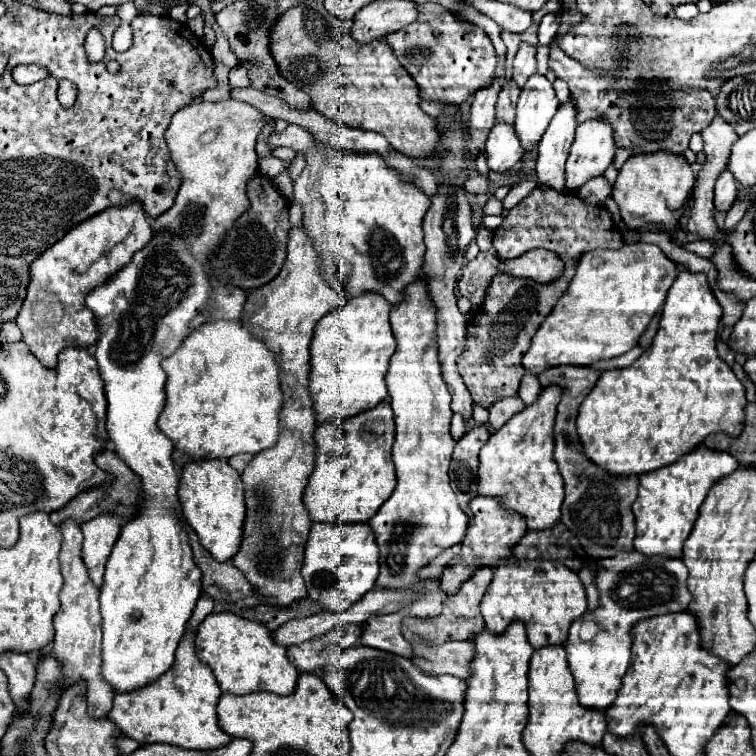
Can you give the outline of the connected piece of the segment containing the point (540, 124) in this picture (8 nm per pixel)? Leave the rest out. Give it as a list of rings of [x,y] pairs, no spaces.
[[[541,74],[529,76],[521,90],[515,118],[515,130],[523,142],[525,152],[537,146],[541,134],[547,130],[551,118],[555,116],[557,106],[559,100],[551,82]]]

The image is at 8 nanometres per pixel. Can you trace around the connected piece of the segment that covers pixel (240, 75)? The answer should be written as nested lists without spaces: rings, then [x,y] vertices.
[[[235,66],[231,68],[229,72],[229,86],[231,88],[243,88],[243,86],[249,86],[249,74],[243,70],[243,66]]]

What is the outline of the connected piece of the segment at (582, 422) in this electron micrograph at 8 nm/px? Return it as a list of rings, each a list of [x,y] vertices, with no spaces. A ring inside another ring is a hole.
[[[683,270],[669,288],[651,348],[643,352],[629,368],[605,370],[579,406],[577,432],[589,460],[617,476],[645,474],[675,462],[681,454],[699,446],[713,432],[727,432],[733,436],[741,432],[747,398],[739,378],[717,354],[715,340],[721,314],[721,306],[709,286],[707,276],[701,272],[695,274]]]

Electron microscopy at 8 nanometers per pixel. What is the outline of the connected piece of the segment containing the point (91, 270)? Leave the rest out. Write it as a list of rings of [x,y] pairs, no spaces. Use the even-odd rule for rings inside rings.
[[[131,200],[121,208],[105,208],[103,212],[79,222],[55,242],[31,266],[27,298],[15,318],[25,344],[41,364],[53,368],[57,354],[69,346],[89,348],[97,340],[93,312],[85,306],[85,296],[125,266],[133,252],[141,250],[153,236],[147,214],[139,200]]]

